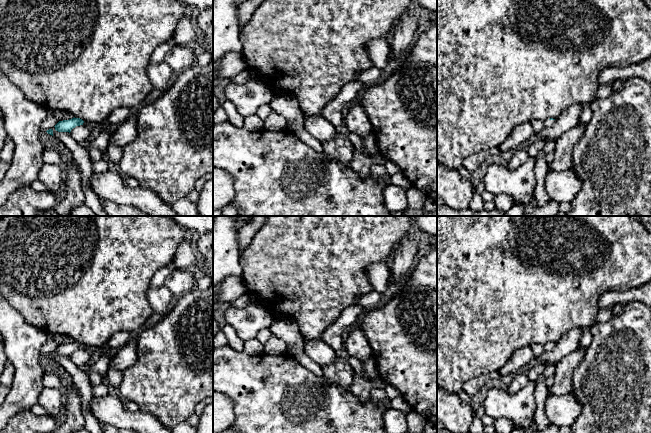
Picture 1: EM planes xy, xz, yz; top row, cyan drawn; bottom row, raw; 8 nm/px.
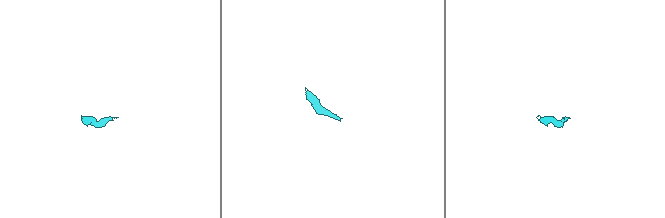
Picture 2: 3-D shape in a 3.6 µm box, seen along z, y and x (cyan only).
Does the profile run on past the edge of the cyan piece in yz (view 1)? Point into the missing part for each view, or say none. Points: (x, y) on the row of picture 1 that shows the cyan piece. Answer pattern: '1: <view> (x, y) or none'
1: yz (548, 123)

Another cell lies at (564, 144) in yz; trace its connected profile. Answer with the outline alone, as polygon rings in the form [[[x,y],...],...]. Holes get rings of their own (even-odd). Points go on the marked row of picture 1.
[[[585,126],[576,127],[560,135],[555,142],[554,160],[549,165],[549,171],[564,171],[572,166],[572,149],[583,134]]]

